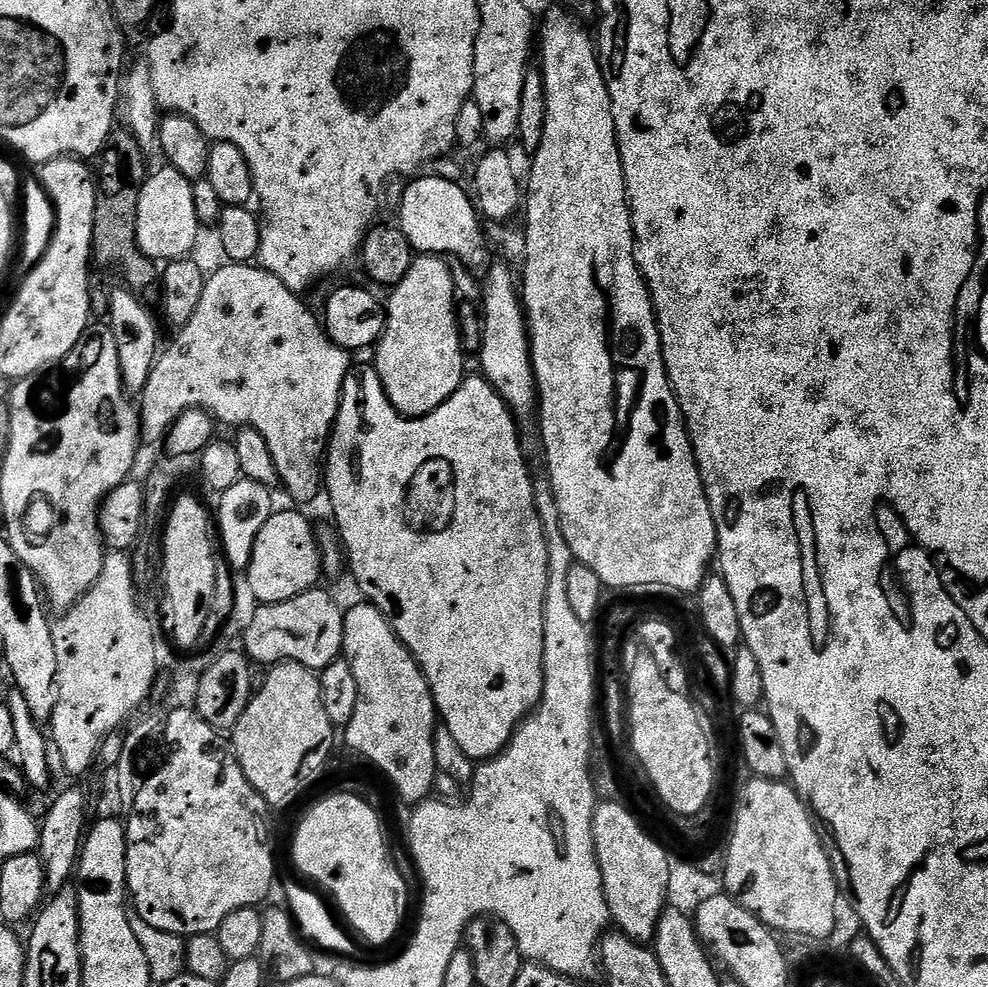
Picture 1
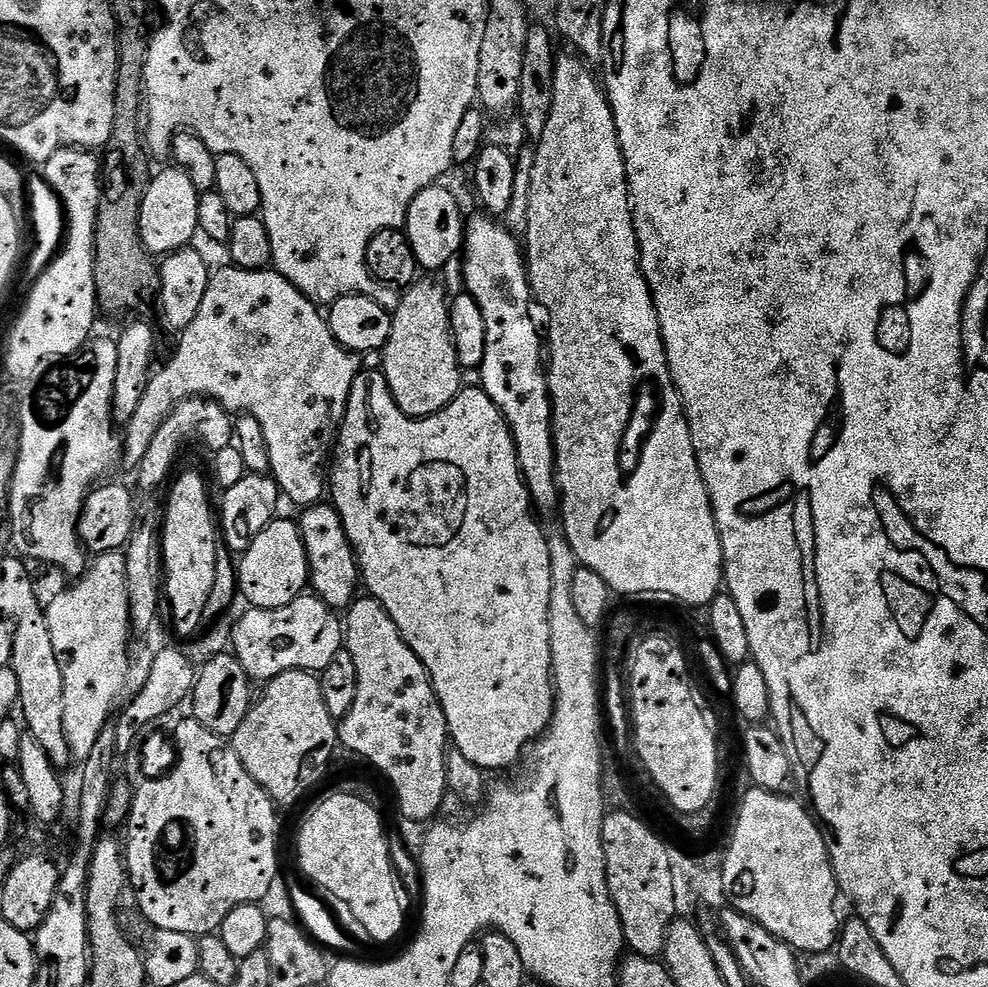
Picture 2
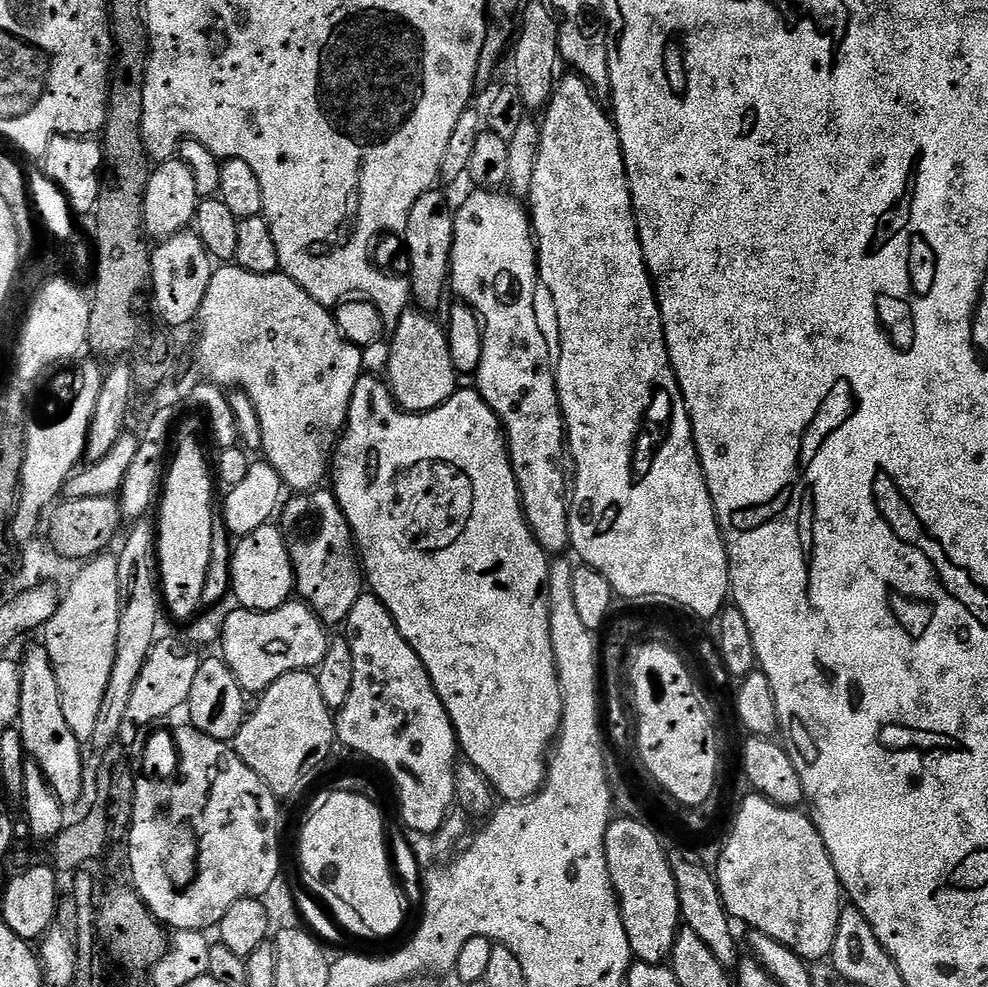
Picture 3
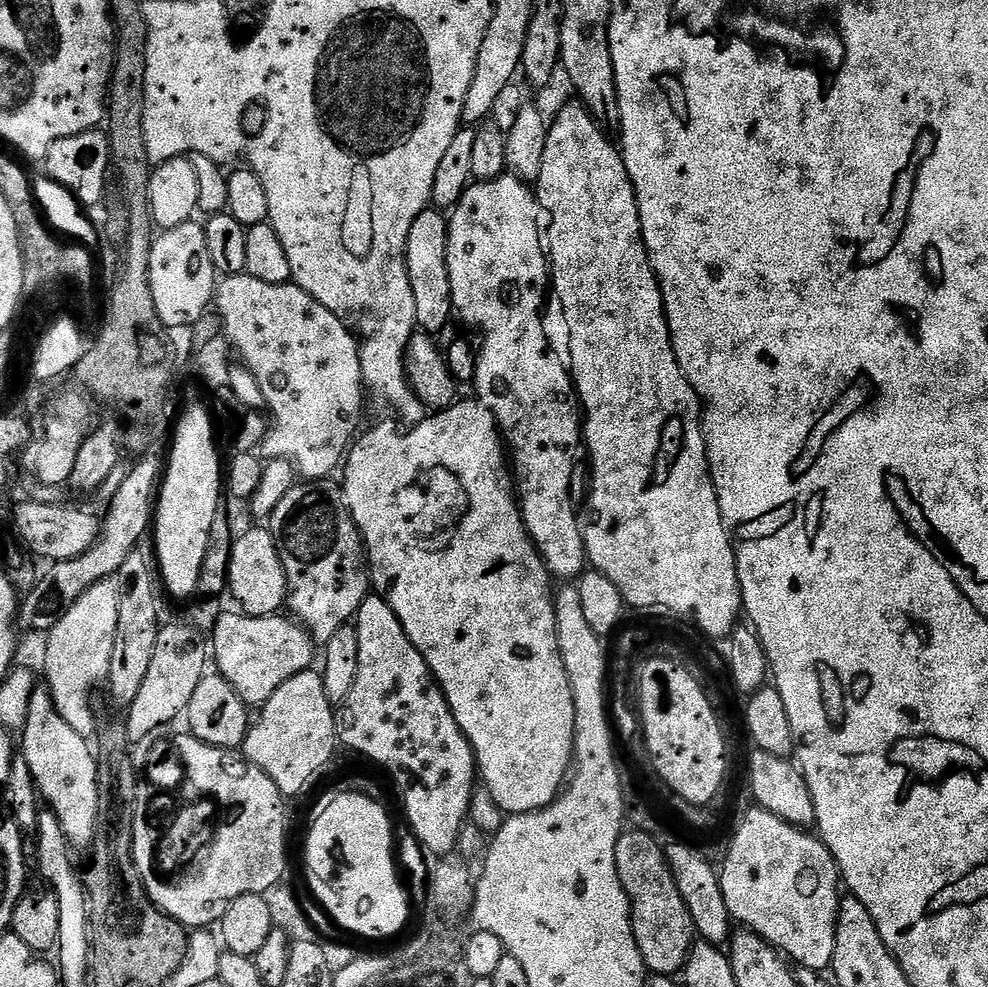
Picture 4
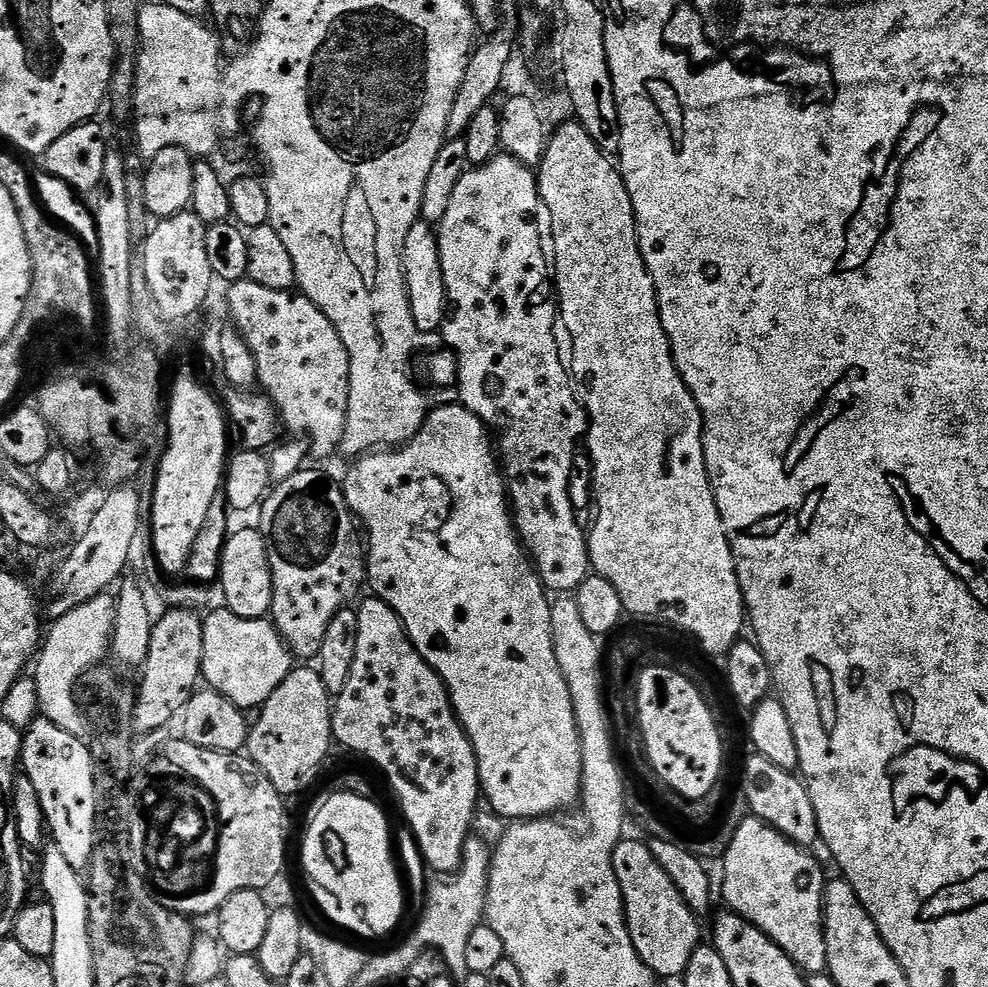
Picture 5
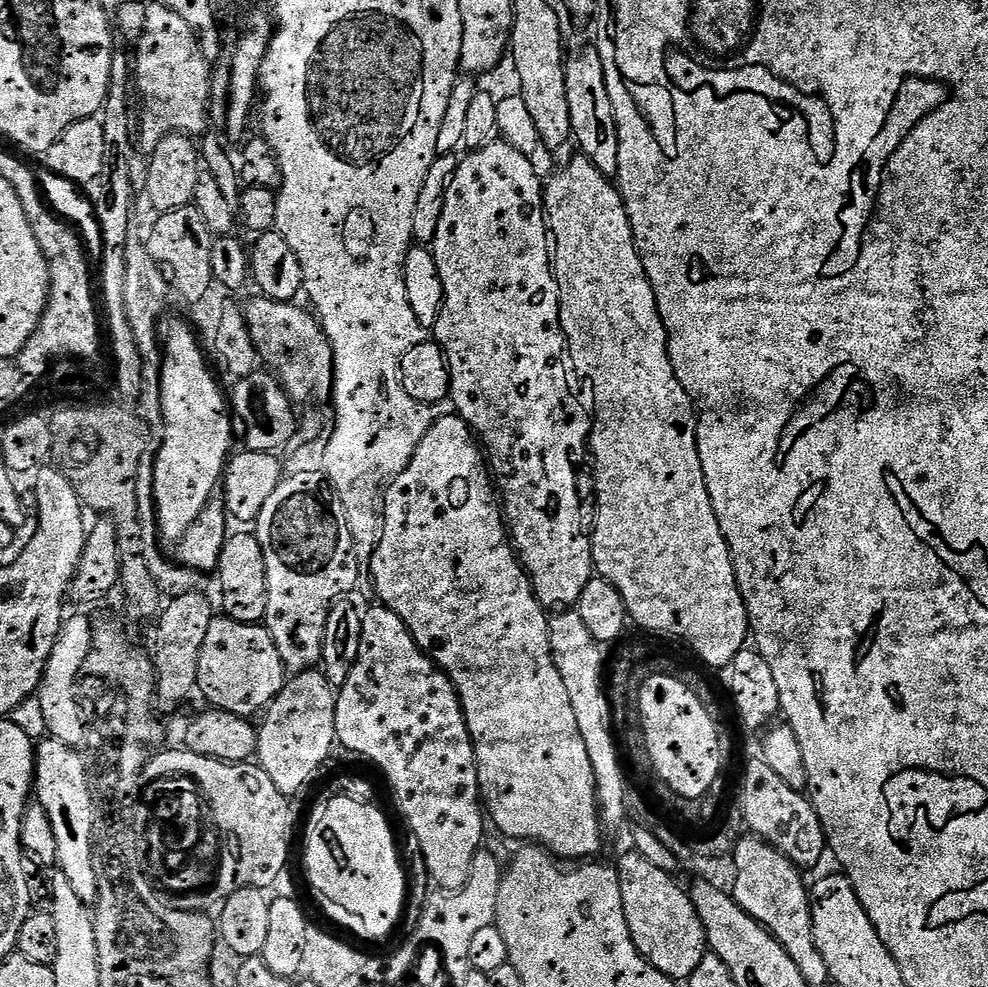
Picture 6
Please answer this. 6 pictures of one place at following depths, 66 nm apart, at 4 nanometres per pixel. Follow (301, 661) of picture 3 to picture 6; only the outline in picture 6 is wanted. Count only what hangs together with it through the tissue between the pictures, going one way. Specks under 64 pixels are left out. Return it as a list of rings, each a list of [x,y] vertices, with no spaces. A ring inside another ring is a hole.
[[[220,614],[210,622],[210,630],[206,630],[196,679],[199,691],[204,691],[213,709],[252,718],[256,711],[267,709],[284,689],[286,669],[267,628],[243,624]]]

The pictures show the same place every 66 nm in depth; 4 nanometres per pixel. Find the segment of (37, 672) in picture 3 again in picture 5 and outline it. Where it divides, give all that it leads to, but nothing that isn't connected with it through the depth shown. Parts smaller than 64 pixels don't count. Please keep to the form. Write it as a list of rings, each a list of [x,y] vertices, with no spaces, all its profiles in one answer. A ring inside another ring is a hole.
[[[38,716],[21,739],[21,767],[38,792],[39,804],[51,839],[76,871],[89,867],[96,849],[94,757],[79,736]]]

